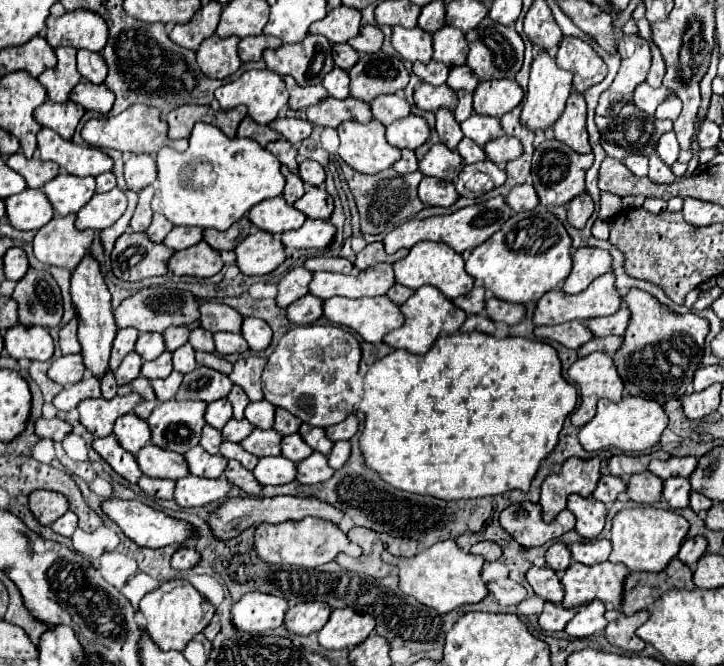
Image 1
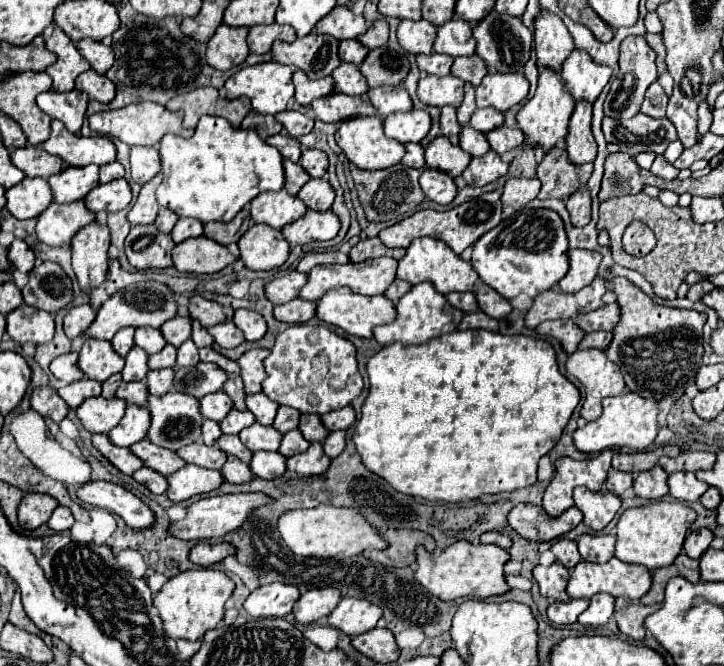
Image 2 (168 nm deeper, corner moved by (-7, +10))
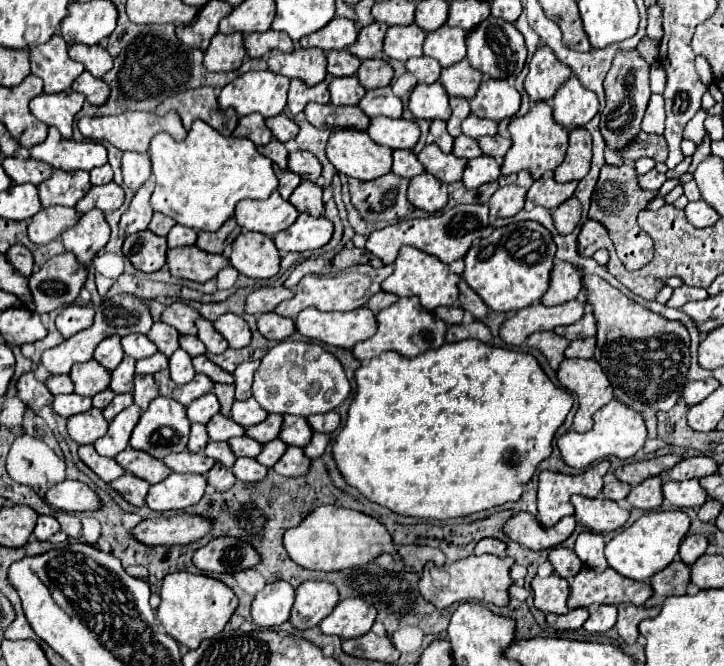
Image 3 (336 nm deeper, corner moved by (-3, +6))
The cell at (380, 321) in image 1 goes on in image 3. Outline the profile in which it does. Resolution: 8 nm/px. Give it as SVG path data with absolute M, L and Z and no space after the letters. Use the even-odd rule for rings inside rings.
M306 308L294 318L296 332L312 342L352 348L376 334L376 314L368 308L350 312L320 312Z

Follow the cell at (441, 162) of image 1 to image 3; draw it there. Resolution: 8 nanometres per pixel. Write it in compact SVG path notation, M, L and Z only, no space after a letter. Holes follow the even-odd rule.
M426 144L424 150L418 154L418 160L426 168L426 172L436 176L444 184L460 182L462 172L468 162L466 158L458 158L454 154L444 154L436 144Z

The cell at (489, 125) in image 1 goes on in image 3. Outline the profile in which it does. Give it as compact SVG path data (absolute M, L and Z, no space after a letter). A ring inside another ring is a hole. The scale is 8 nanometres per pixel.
M474 114L466 116L464 122L462 122L462 134L470 136L470 138L482 138L482 136L494 136L498 130L498 122L494 120L484 120L484 118L478 118Z

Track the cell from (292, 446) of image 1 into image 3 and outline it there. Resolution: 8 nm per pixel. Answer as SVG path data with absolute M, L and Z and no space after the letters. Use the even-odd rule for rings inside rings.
M276 438L276 440L268 442L268 444L264 444L264 450L256 456L256 460L260 464L264 464L266 468L272 468L276 464L276 460L280 458L280 454L284 454L284 450L286 450L286 444L280 438Z

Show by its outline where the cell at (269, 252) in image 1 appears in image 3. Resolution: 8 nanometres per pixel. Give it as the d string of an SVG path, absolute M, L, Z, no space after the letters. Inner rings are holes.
M242 232L232 242L230 264L248 278L272 278L280 270L280 254L274 240L260 232Z

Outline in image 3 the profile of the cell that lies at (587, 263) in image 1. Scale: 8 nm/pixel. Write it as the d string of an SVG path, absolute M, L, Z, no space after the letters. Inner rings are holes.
M556 260L550 274L550 286L540 302L546 306L570 302L578 296L580 288L582 288L582 274L578 272L578 268L568 262Z

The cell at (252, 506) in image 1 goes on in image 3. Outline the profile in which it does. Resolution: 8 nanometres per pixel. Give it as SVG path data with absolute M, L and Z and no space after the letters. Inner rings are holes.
M178 514L178 516L156 516L142 520L132 536L146 546L172 546L172 544L190 544L200 540L208 530L210 522L202 516Z

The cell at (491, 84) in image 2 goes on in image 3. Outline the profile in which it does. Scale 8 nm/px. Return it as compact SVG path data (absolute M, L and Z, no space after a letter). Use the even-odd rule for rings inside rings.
M486 78L476 96L470 100L470 112L480 118L490 120L504 120L512 118L520 108L520 94L514 86L510 86L506 80L492 80Z

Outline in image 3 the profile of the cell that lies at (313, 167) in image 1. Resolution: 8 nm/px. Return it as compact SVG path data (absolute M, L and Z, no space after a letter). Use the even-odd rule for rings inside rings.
M298 150L298 152L288 154L288 170L300 174L302 180L316 182L316 178L322 172L322 166L320 166L320 162L318 162L318 158L314 154Z

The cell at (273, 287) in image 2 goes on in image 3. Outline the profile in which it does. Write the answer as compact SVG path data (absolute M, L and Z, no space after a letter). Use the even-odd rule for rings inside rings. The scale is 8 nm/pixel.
M276 286L276 288L256 288L254 292L248 294L246 298L246 314L264 314L264 312L272 312L282 300L290 300L294 296L292 290L284 288L284 286Z

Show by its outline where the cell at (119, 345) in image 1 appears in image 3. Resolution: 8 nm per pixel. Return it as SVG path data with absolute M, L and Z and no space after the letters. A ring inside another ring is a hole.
M110 336L110 338L102 340L96 346L92 358L112 372L118 366L118 362L122 362L122 358L124 358L124 350L120 346L120 338L118 336Z

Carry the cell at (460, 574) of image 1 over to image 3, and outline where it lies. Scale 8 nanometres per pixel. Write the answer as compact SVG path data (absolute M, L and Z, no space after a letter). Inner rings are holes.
M494 554L468 556L464 560L458 560L446 568L442 568L448 574L448 578L444 578L442 582L432 578L432 574L430 574L430 568L434 568L434 564L426 564L426 568L422 572L422 580L420 580L420 592L422 592L424 600L432 602L436 608L448 608L450 604L464 602L464 600L480 600L480 602L490 602L496 606L506 606L510 600L508 588L512 586L512 578L510 578L512 564L514 564L514 558L500 558Z

